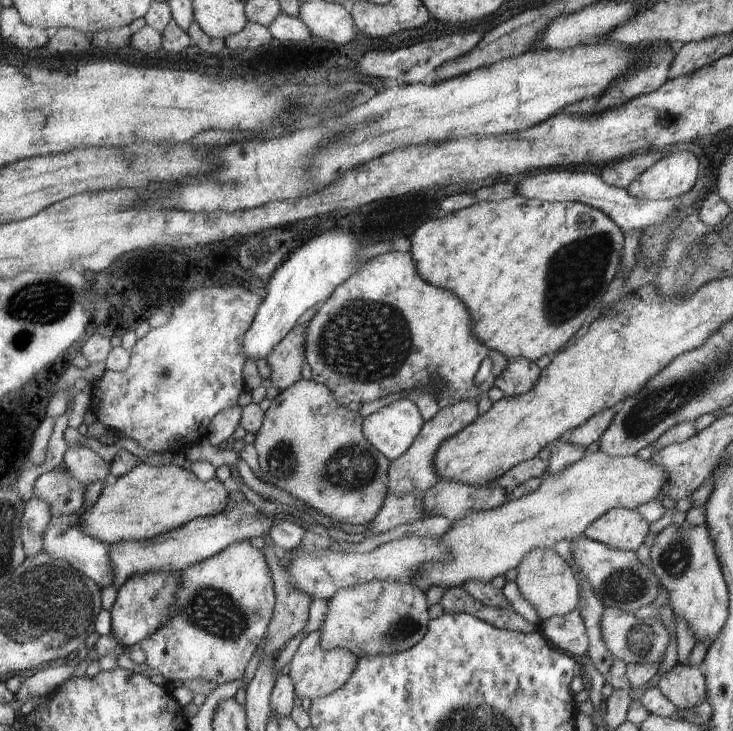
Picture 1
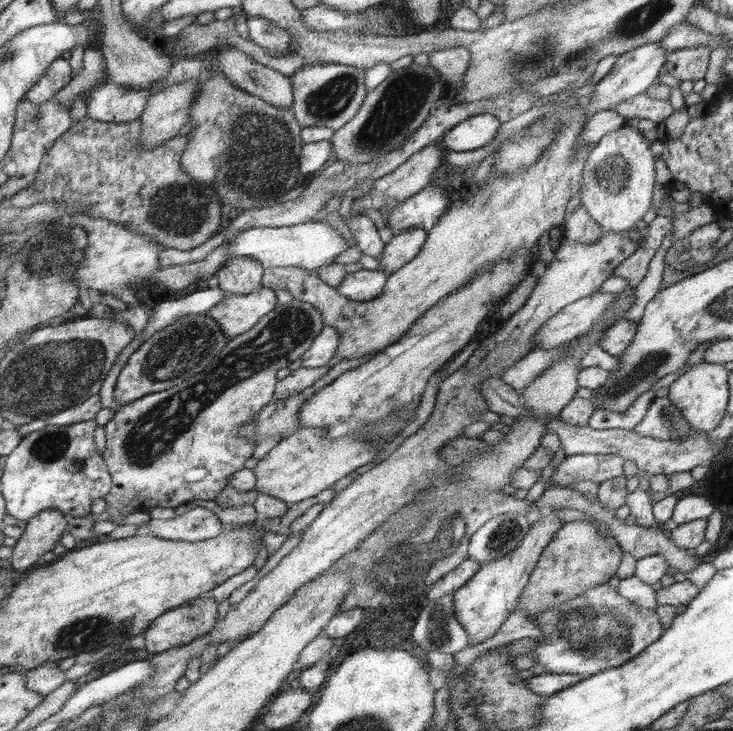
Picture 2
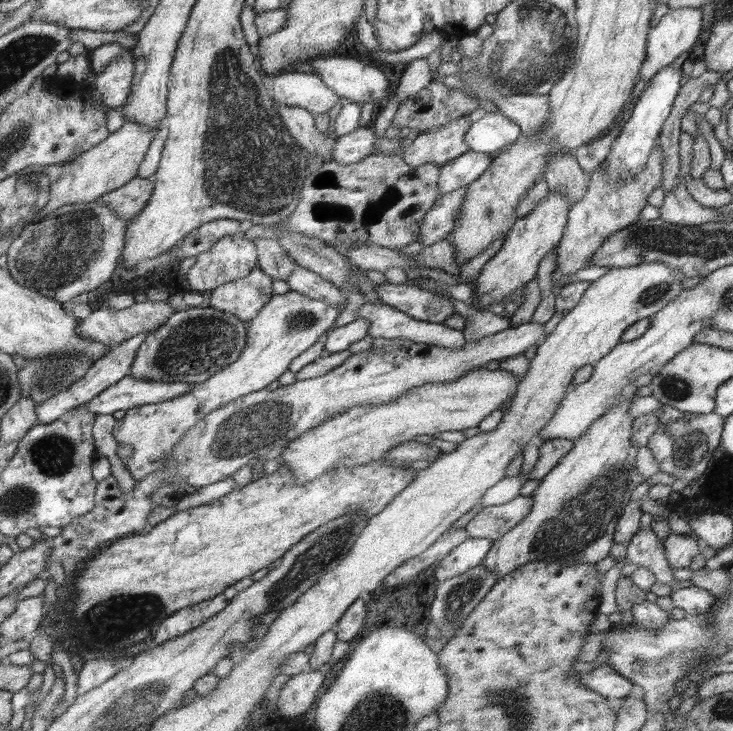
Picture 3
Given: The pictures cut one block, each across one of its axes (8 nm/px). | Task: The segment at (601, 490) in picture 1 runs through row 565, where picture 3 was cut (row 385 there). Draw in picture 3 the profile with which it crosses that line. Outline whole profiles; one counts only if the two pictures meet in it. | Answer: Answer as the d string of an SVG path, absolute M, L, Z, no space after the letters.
M483 367L450 383L424 385L412 389L402 398L396 398L390 402L354 406L347 412L330 417L323 424L292 440L280 454L282 457L280 465L286 465L295 474L296 482L302 485L316 480L334 468L339 468L340 465L354 466L383 460L384 456L387 456L396 445L403 444L404 441L415 440L416 436L420 434L432 436L446 432L446 430L463 431L466 428L476 428L482 419L490 416L494 410L505 408L511 398L515 396L516 389L520 384L521 380L514 374L509 374L507 370L500 368L488 370Z

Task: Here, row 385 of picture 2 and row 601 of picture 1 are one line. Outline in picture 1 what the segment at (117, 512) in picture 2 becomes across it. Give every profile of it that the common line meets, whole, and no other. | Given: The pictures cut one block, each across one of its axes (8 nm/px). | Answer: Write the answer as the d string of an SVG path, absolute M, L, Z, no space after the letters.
M247 541L234 542L218 554L184 569L178 584L178 600L172 608L172 618L168 620L168 624L164 624L160 630L156 630L152 636L138 644L146 654L145 663L158 670L170 683L202 679L219 686L239 680L248 666L248 660L254 656L262 636L266 634L268 624L271 624L272 610L276 602L274 580L262 549L254 548Z

